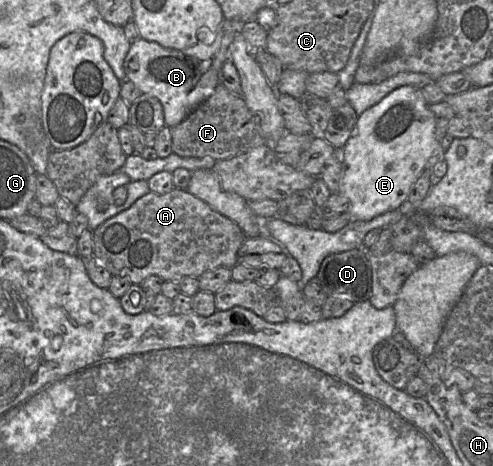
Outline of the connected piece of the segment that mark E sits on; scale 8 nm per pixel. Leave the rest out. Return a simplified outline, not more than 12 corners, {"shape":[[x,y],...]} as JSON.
{"shape":[[421,87],[358,116],[340,151],[352,220],[400,208],[435,151]]}

